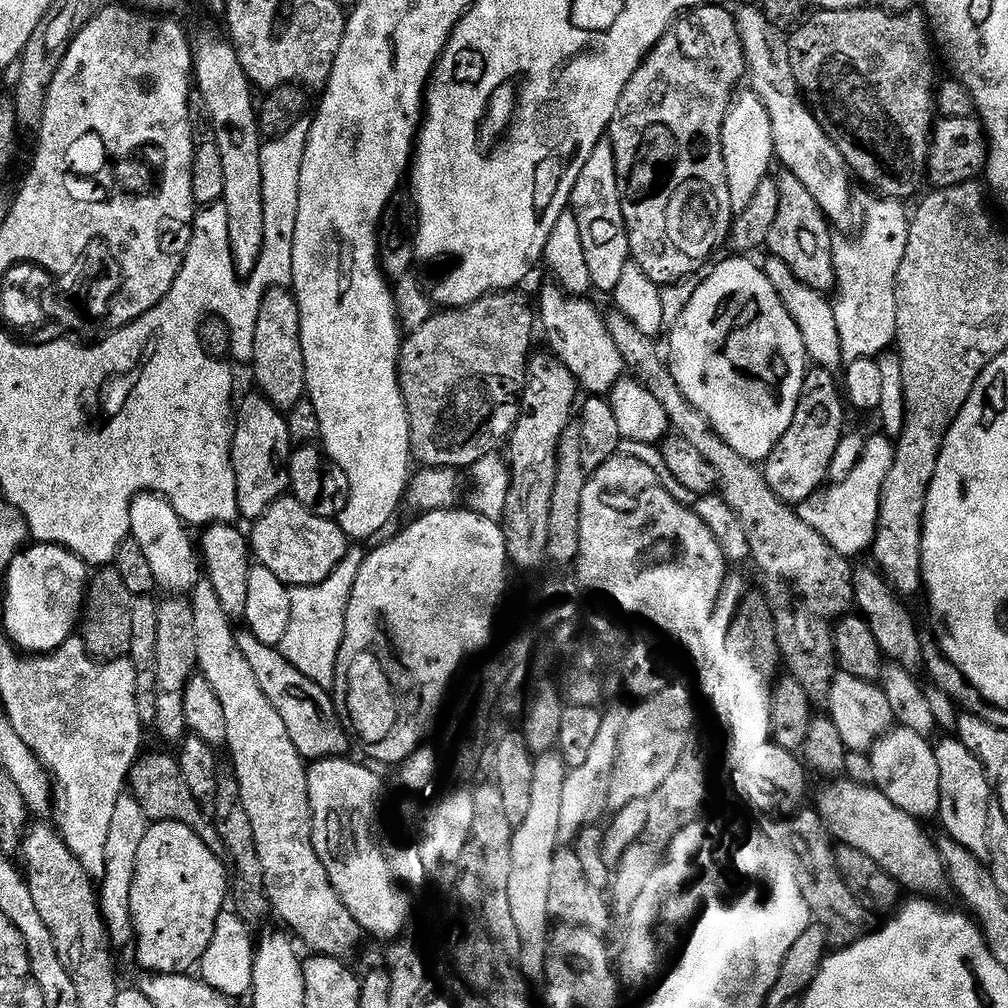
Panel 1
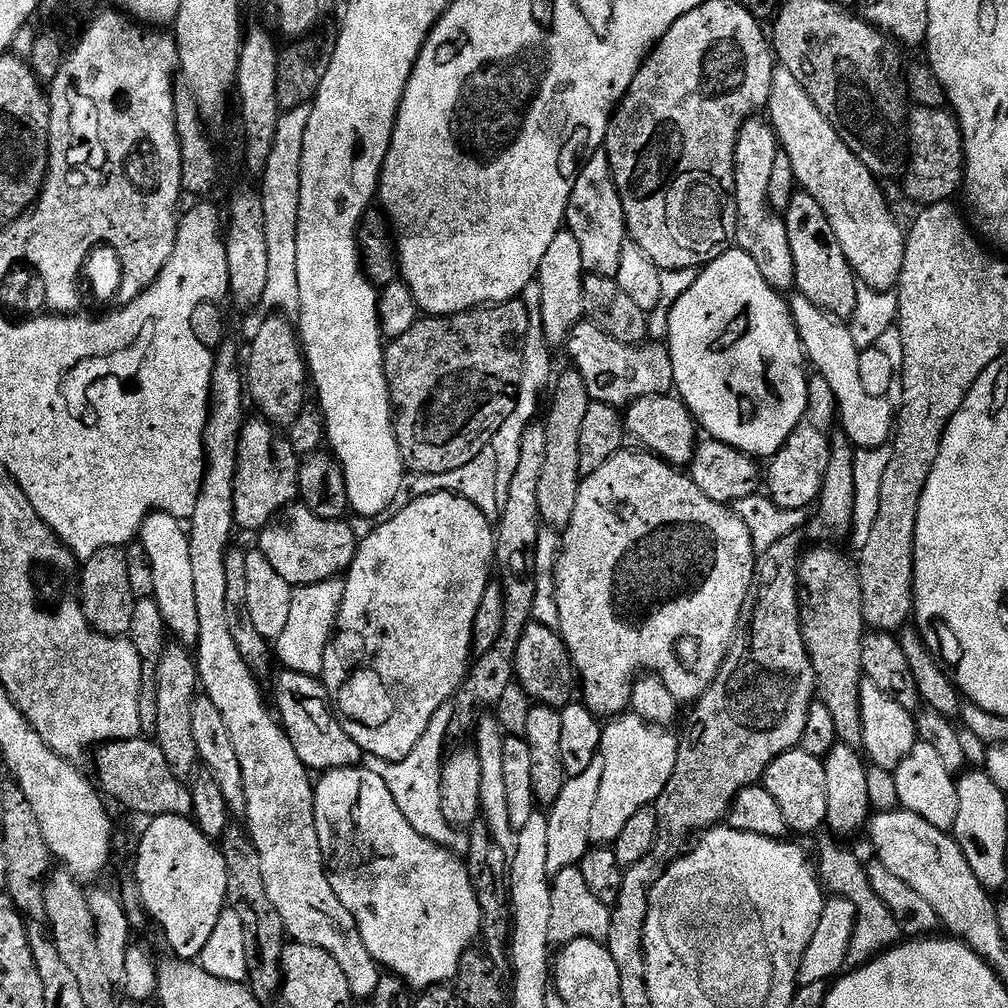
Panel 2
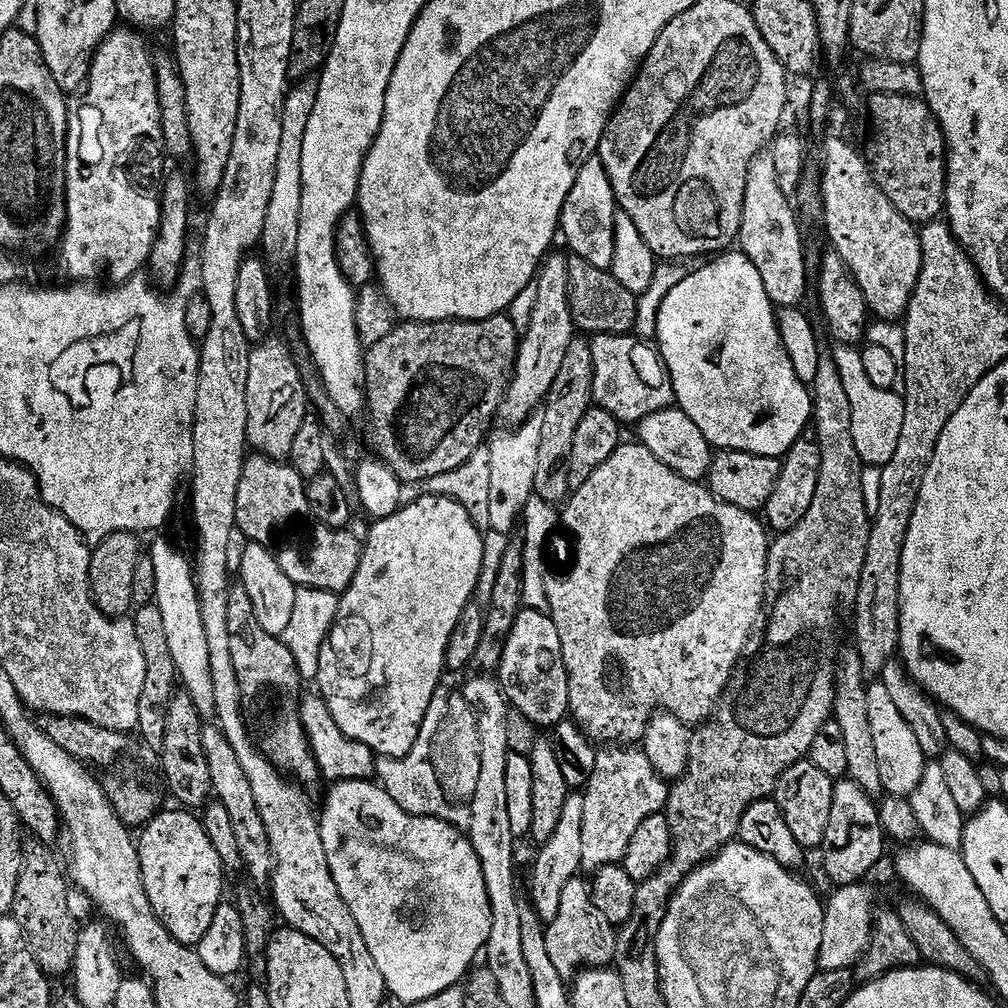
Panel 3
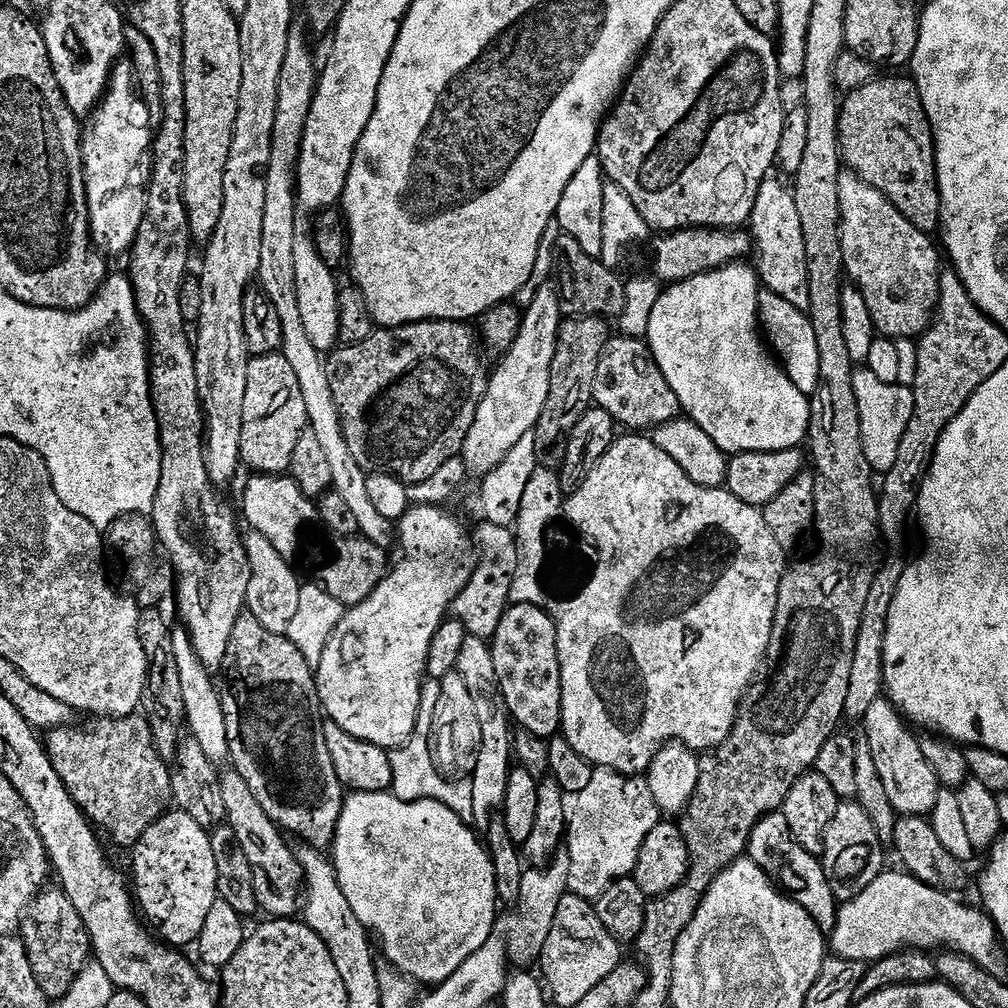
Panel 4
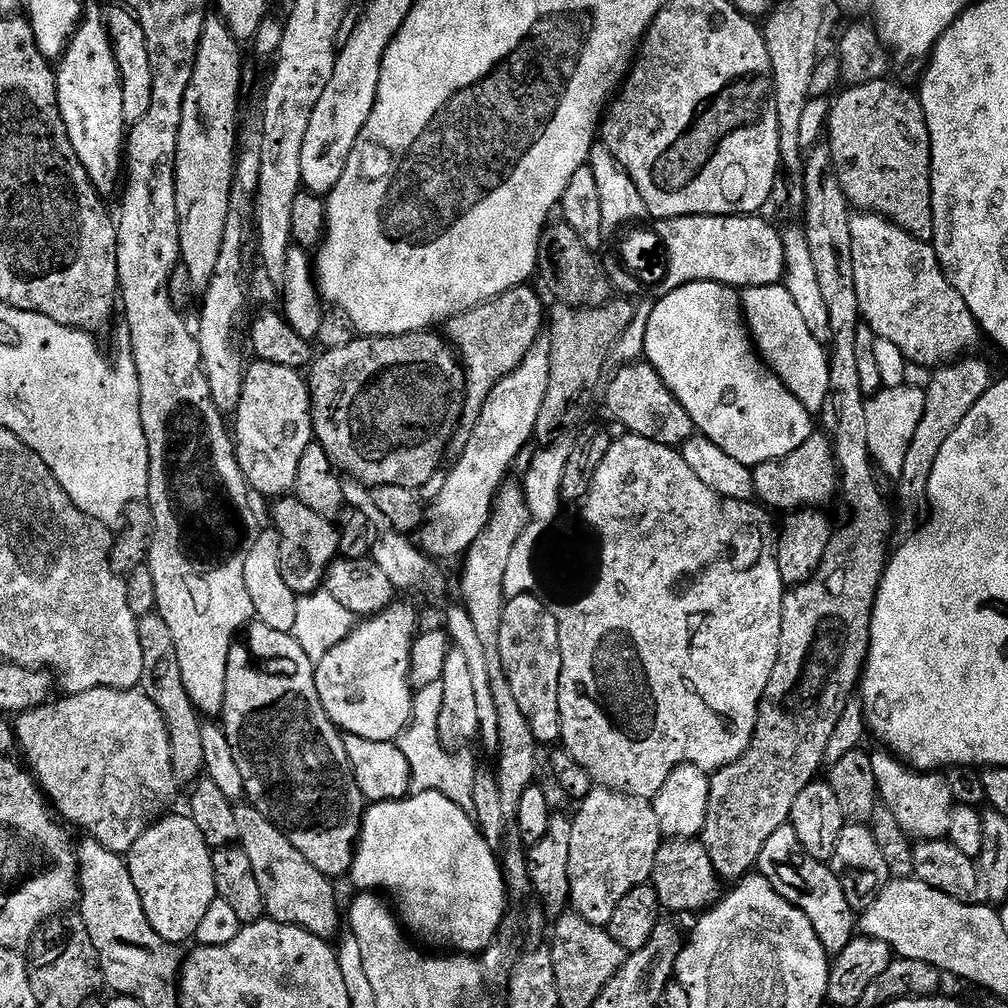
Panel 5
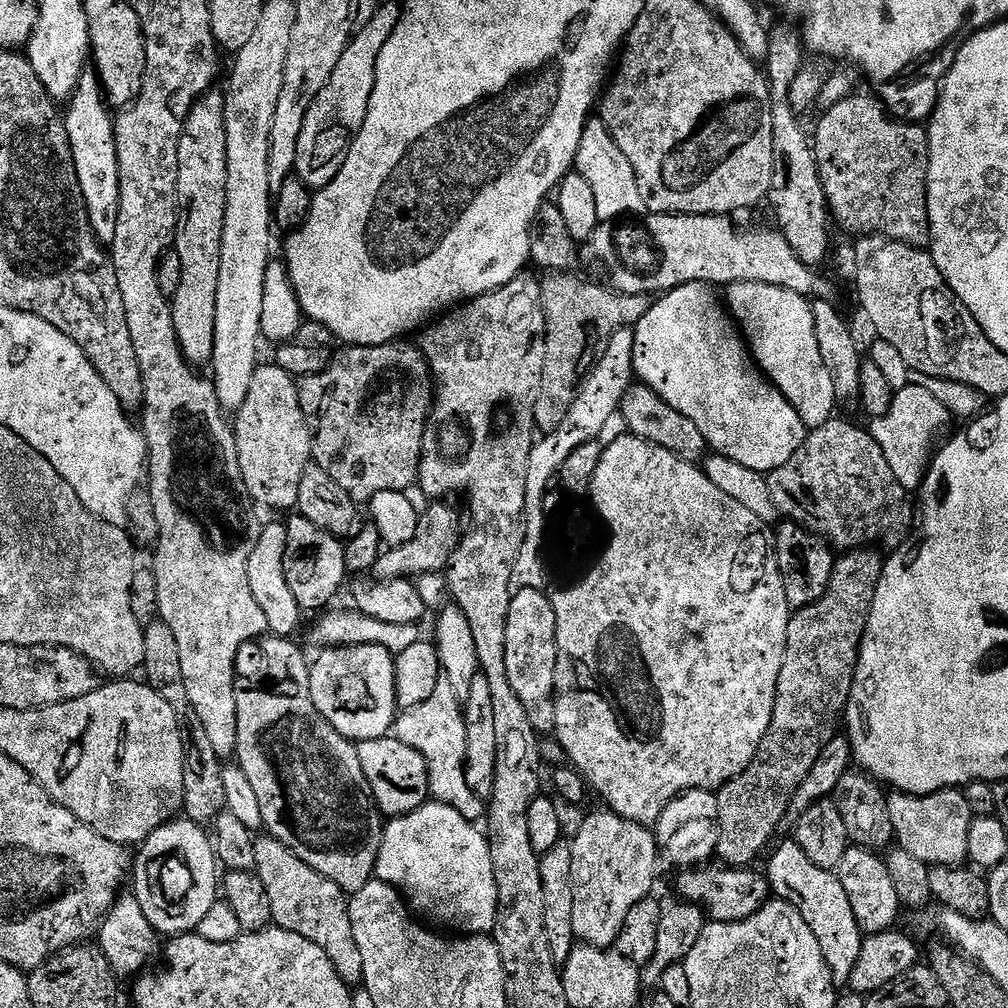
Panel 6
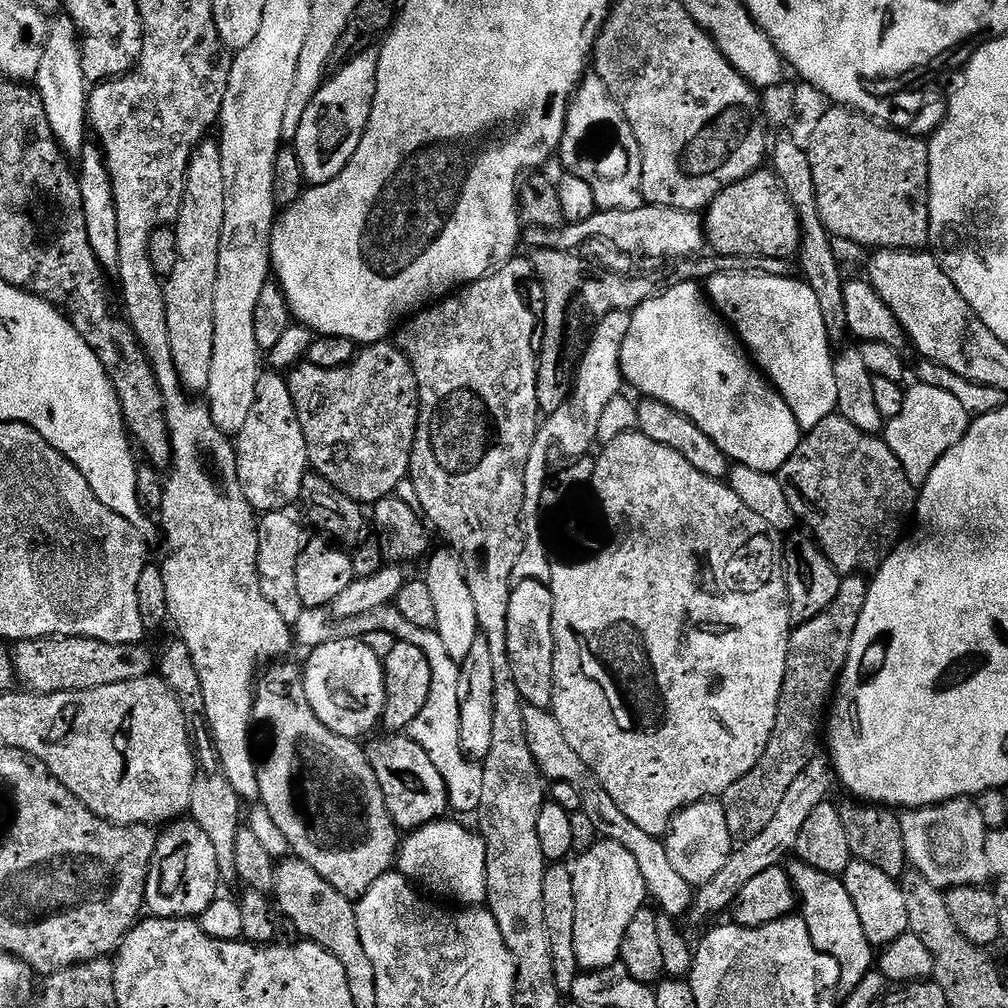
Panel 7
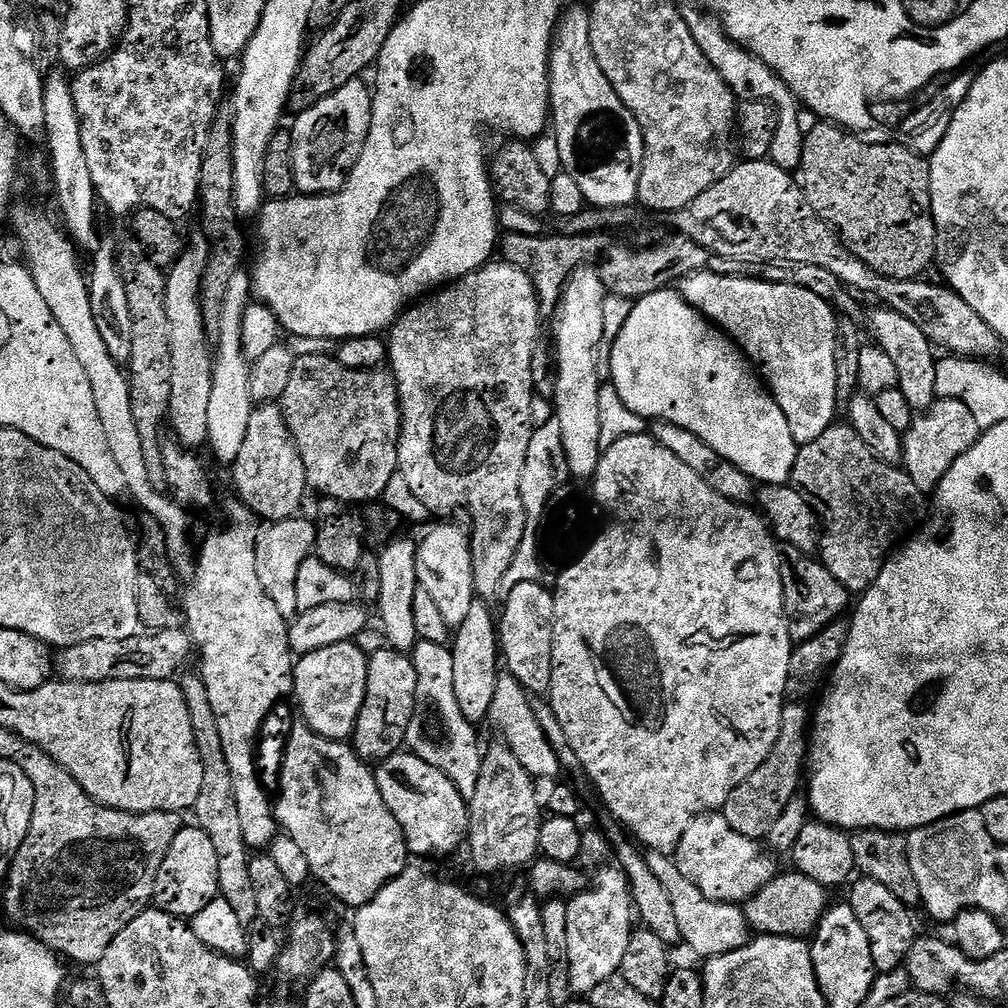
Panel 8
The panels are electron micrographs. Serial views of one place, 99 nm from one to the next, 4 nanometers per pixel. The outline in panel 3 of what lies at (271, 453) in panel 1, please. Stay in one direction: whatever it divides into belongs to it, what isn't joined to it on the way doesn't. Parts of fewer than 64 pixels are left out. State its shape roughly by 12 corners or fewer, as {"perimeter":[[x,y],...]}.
{"perimeter":[[245,459],[239,535],[268,536],[308,515],[306,482],[283,460]]}

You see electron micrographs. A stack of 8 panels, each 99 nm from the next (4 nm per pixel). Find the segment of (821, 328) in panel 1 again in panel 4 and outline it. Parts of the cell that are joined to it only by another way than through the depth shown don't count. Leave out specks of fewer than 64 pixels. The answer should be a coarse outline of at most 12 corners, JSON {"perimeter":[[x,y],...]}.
{"perimeter":[[853,371],[862,450],[873,473],[898,462],[912,388]]}

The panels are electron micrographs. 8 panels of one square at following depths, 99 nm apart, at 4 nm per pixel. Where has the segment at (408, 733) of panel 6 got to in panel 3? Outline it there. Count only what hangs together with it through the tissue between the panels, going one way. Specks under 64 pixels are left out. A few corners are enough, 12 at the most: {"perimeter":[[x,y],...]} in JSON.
{"perimeter":[[441,682],[410,754],[377,759],[375,779],[406,814],[467,830],[471,807],[448,799],[432,761],[453,694]]}

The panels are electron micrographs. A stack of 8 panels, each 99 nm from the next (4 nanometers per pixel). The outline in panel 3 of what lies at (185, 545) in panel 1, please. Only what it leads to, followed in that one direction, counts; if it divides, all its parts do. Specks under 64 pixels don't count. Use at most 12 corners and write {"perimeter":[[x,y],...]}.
{"perimeter":[[153,542],[154,602],[179,683],[215,717],[193,561]]}

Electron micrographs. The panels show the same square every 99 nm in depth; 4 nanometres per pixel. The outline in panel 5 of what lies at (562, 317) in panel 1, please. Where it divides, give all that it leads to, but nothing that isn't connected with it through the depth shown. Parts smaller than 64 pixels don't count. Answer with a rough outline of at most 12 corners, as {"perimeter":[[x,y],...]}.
{"perimeter":[[647,362],[603,389],[608,416],[669,446],[694,434],[690,414]]}

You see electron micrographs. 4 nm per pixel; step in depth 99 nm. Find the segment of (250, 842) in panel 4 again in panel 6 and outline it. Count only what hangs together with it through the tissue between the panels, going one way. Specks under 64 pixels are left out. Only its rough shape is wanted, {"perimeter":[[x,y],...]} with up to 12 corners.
{"perimeter":[[261,835],[256,877],[272,924],[322,946],[363,981],[349,897],[281,840]]}

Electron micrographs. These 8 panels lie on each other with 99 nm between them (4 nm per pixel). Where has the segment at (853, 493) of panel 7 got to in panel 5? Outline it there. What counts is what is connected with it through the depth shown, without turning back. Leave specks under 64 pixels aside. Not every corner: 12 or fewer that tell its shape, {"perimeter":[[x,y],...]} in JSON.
{"perimeter":[[828,437],[755,465],[755,499],[820,506],[838,492]]}

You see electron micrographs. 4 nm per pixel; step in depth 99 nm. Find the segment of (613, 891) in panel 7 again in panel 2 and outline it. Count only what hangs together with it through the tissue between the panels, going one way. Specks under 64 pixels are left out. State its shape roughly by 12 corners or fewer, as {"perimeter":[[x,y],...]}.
{"perimeter":[[635,714],[600,733],[596,846],[615,845],[655,805],[680,749],[677,733]]}

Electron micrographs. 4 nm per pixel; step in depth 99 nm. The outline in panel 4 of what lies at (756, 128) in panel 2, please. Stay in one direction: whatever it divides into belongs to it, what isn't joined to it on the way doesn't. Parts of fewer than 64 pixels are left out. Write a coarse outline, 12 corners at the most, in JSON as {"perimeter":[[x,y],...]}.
{"perimeter":[[760,187],[750,236],[769,292],[807,312],[806,238],[795,195]]}

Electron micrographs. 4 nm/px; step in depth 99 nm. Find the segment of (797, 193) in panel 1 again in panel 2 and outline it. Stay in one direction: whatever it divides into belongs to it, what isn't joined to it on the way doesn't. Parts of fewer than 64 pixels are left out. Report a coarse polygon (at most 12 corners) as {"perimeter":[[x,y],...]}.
{"perimeter":[[797,194],[782,219],[795,291],[838,320],[856,273],[822,206]]}

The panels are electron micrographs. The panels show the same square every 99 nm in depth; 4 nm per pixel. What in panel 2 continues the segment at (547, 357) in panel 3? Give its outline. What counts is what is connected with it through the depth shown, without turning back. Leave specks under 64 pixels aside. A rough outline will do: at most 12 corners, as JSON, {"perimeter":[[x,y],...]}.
{"perimeter":[[554,234],[538,273],[542,330],[563,345],[585,319],[582,254]]}

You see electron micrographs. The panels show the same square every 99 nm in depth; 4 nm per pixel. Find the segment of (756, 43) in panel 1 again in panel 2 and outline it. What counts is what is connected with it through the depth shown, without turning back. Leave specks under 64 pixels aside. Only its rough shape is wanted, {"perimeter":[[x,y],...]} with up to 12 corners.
{"perimeter":[[790,70],[767,115],[797,185],[822,206],[863,287],[904,265],[877,177]]}

